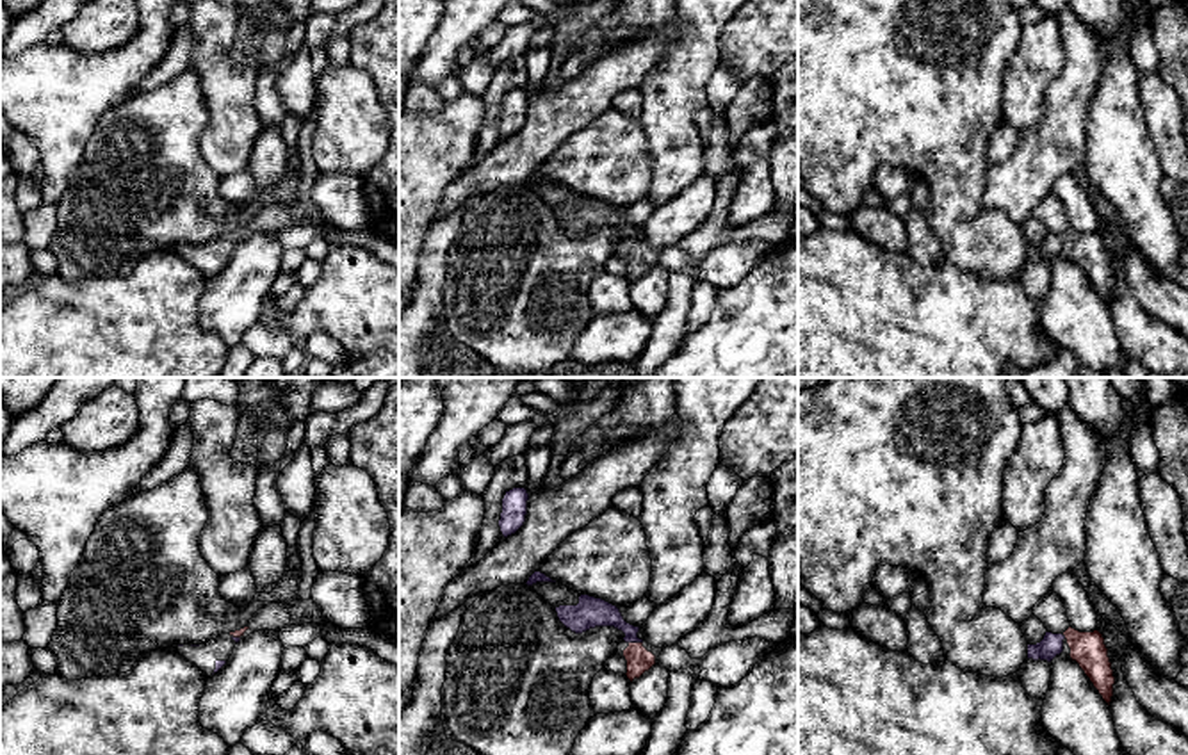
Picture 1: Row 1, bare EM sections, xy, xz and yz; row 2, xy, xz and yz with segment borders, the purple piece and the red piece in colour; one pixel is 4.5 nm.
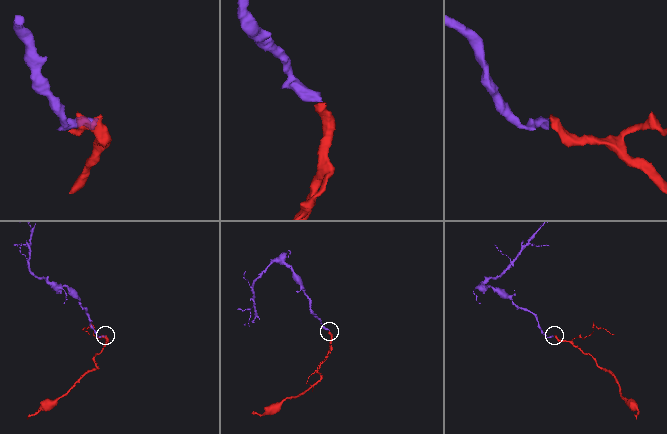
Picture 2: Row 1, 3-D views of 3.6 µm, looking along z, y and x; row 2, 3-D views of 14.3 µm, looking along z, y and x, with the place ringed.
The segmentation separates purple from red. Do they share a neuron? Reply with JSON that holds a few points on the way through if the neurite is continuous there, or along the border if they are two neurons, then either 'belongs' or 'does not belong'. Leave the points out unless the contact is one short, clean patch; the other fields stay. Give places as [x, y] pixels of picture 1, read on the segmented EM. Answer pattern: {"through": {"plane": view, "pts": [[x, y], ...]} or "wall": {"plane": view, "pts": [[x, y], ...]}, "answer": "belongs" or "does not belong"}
{"through": {"plane": "xz", "pts": [[590, 611], [610, 615], [636, 641], [638, 657]]}, "answer": "belongs"}

